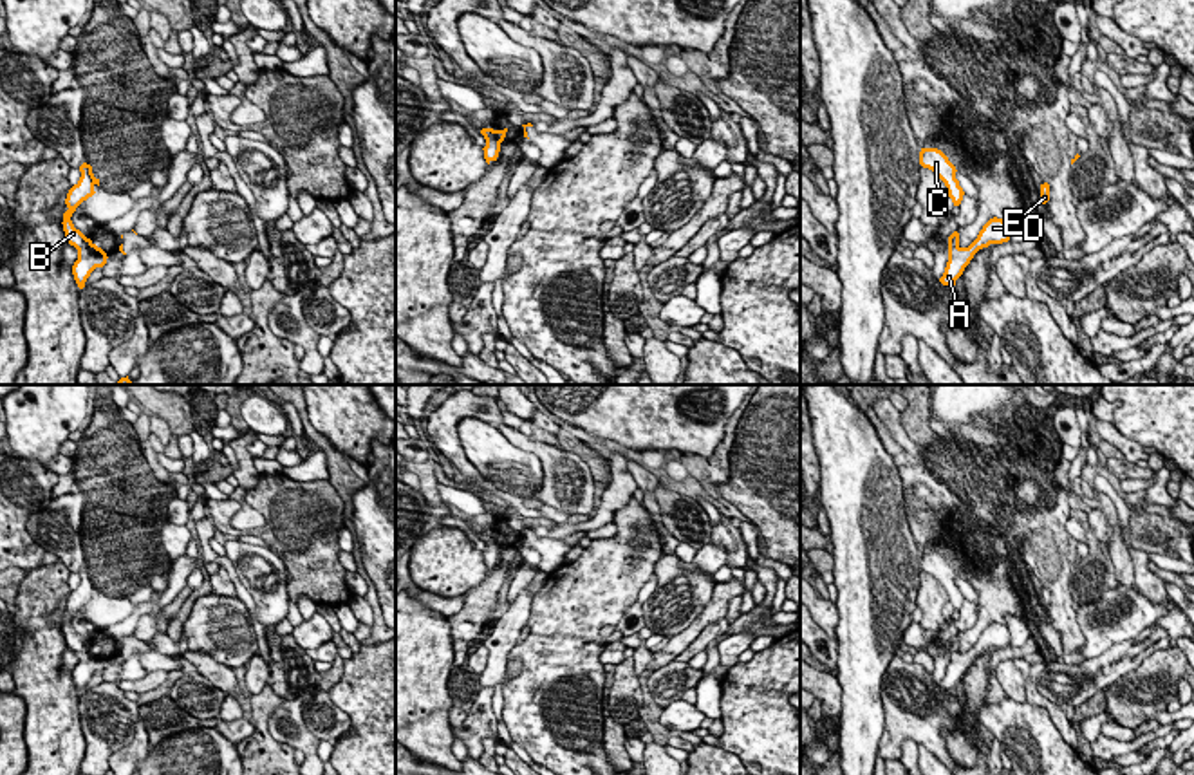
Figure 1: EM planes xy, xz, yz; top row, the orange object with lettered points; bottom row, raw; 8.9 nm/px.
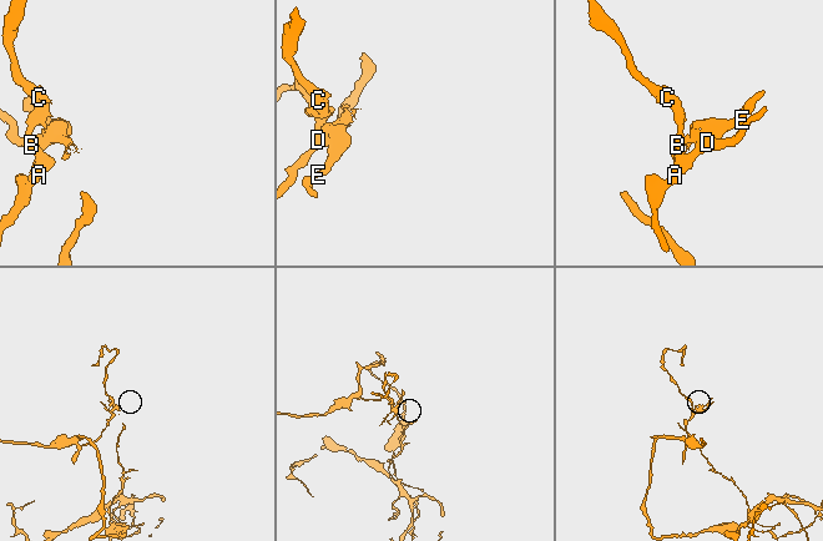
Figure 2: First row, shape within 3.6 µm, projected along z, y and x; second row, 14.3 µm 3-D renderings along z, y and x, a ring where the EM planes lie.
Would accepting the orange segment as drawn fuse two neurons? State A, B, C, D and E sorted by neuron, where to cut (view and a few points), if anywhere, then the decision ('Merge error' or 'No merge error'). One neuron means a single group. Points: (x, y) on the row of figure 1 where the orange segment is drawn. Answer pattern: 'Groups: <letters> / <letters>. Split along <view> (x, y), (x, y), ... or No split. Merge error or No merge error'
Groups: A D E / B C. Split along xy (91, 242), (76, 248). Merge error

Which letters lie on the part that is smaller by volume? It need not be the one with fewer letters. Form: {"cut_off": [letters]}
{"cut_off": ["B", "C"]}

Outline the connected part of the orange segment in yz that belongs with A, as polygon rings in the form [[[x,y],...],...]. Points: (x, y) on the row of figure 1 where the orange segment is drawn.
[[[997,217],[990,219],[968,247],[948,247],[948,262],[939,282],[954,289],[956,280],[963,275],[965,267],[970,264],[979,249],[988,247],[990,244],[1003,244],[1008,240],[1008,222]]]

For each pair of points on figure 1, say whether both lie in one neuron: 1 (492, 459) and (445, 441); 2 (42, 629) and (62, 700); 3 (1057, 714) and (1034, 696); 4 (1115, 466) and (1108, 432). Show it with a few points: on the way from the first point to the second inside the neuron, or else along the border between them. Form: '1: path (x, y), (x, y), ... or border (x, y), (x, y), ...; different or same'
1: border (465, 416), (457, 438), (485, 479); different
2: path (42, 647), (44, 681); same
3: path (1052, 709), (1039, 700); same
4: border (1122, 456), (1135, 465); different

